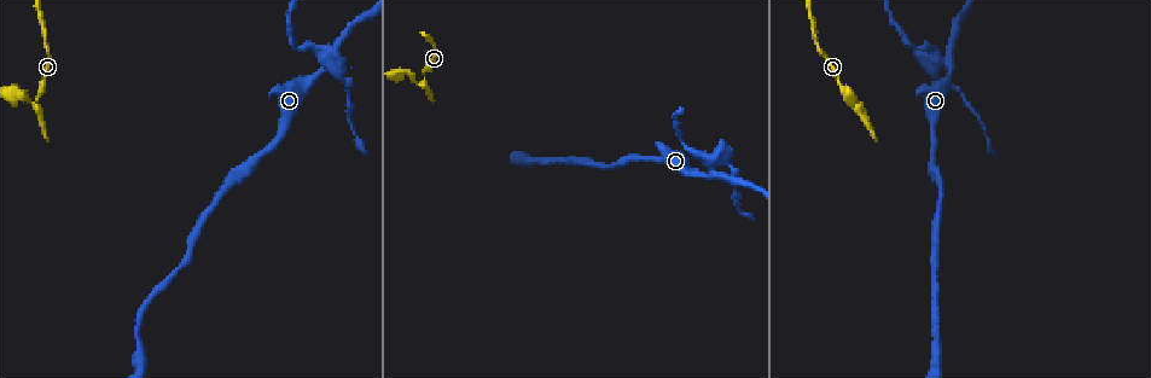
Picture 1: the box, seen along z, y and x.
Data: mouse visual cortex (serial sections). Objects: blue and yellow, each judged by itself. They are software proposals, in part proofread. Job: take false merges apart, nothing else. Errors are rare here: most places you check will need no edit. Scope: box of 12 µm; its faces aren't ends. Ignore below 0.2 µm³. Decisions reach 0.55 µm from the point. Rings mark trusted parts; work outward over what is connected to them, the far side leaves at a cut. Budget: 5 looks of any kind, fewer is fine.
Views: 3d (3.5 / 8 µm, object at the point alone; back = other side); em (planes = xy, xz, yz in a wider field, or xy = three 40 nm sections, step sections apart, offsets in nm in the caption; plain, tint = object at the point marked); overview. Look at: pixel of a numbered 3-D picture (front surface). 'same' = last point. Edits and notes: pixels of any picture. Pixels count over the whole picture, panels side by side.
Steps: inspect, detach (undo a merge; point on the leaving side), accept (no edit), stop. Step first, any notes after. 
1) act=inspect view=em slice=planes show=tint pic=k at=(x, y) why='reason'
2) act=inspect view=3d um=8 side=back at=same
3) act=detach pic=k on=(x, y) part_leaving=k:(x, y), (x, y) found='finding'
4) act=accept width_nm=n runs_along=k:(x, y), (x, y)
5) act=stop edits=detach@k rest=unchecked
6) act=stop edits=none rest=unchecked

act=inspect view=3d um=3.5 pic=1 at=(859, 102) why='abrupt turn'

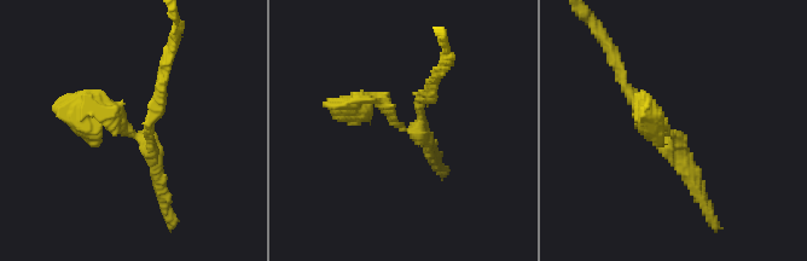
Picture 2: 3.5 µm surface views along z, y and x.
act=inspect view=em slice=xy step=2 show=tint pic=2 at=(404, 125)

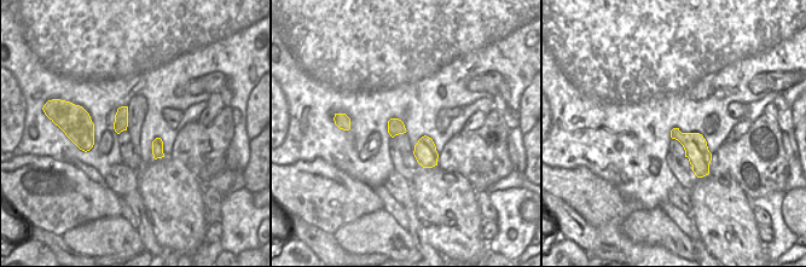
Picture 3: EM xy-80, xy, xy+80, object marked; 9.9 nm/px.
act=accept runs_along=2:(158, 106), (151, 144), (73, 114) found='one cell here'

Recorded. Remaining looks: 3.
act=inspect view=3d um=8 side=back pic=1 at=(713, 176) why='thin neck'

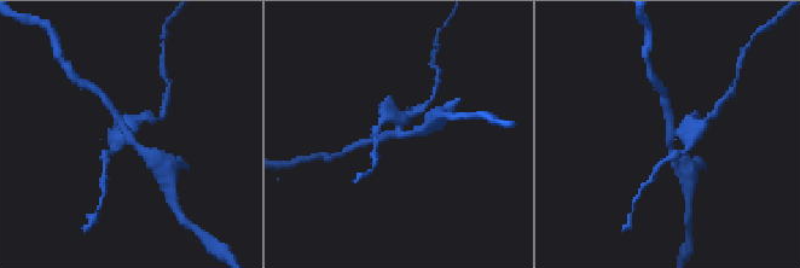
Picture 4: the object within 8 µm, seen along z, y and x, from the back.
act=inspect view=em slice=xy step=2 show=tint pic=4 at=(670, 136)

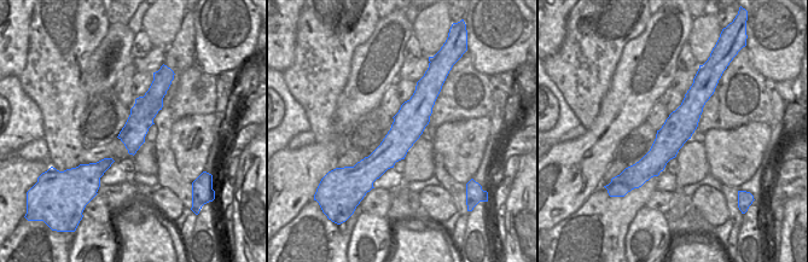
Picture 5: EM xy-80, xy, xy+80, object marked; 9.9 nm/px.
act=detach pic=4 on=(689, 135) part_leaving=4:(674, 133), (688, 118), (702, 118) found='a second cell is stuck on'

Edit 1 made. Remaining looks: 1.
act=stop edits=detach@4 rest=unchecked

